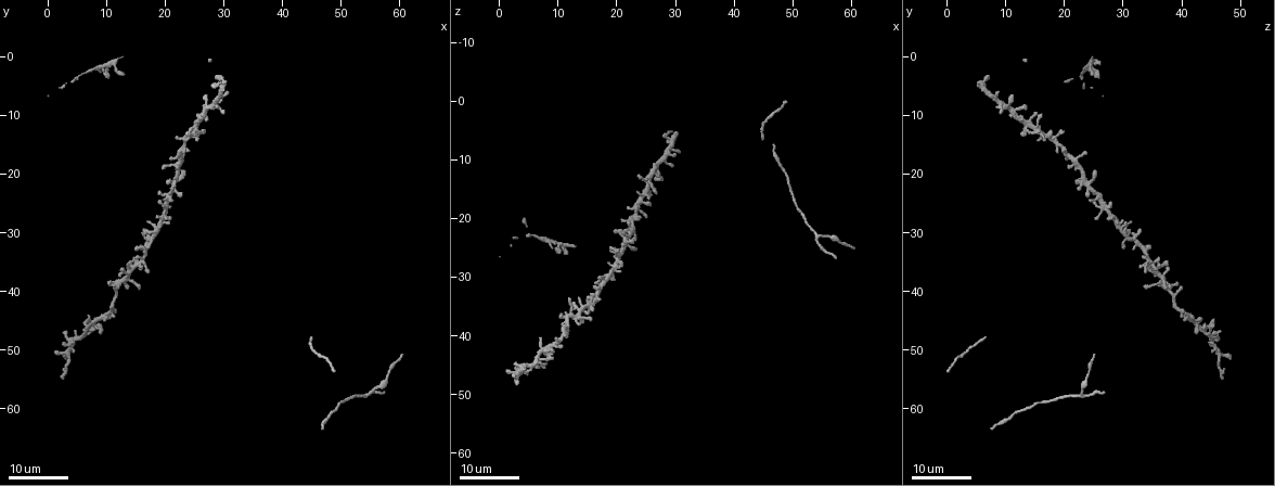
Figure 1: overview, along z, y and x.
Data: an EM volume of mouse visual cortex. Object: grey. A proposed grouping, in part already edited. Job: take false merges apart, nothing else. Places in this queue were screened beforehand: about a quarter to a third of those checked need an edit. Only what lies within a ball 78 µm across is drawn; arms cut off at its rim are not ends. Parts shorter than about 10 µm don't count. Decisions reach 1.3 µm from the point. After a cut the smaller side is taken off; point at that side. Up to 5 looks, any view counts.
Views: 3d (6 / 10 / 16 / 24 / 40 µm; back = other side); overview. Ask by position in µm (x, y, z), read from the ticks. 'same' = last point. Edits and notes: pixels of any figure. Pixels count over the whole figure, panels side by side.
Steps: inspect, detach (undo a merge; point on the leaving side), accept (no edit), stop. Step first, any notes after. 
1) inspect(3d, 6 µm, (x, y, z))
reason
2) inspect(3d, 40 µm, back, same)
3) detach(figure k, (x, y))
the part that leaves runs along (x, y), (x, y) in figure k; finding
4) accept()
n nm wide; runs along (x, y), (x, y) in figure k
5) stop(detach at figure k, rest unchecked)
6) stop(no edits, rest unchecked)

inspect(3d, 16 µm, (23.5, 15.0, 19.0))
three-way junction

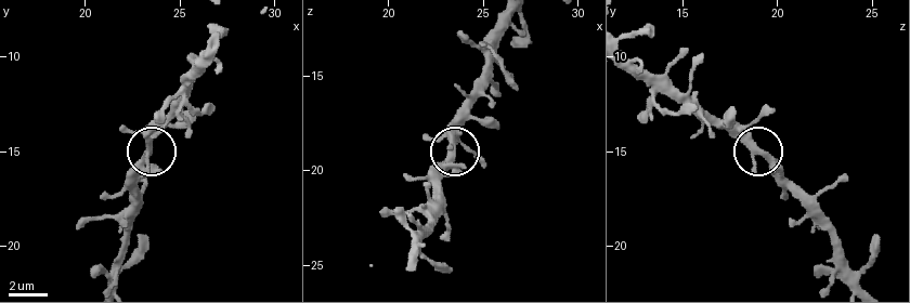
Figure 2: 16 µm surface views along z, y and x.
inspect(3d, 10 µm, (23.3, 15.1, 19.1))
zoom in

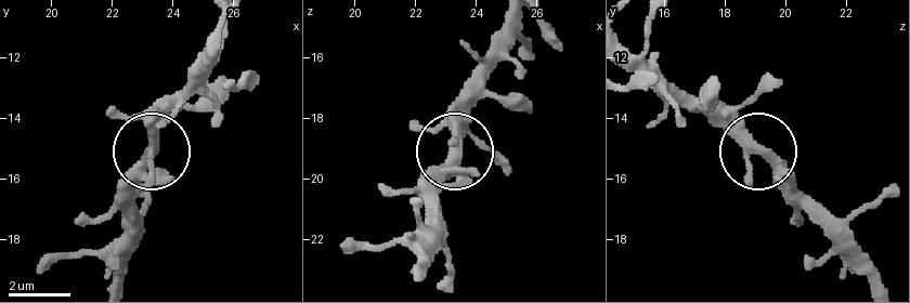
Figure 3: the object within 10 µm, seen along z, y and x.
accept()
300 nm wide; runs along (113, 282), (120, 189), (148, 152), (156, 100) in figure 3; one neuron here

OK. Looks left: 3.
inspect(3d, 24 µm, (16.0, 34.5, 34.5))
four arms meet

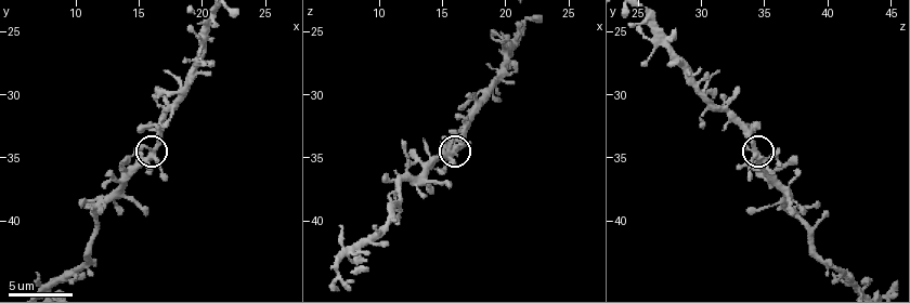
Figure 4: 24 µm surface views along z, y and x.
inspect(3d, 6 µm, (16.2, 34.4, 34.0))

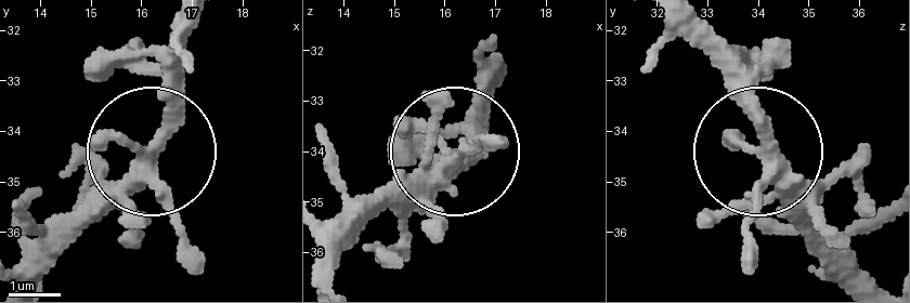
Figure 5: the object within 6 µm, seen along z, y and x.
accept()
280 nm wide; runs along (763, 146), (754, 272) in figure 5; all the same neuron

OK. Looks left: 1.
inspect(3d, 6 µm, (11.6, 39.0, 36.8))
thick turns thin

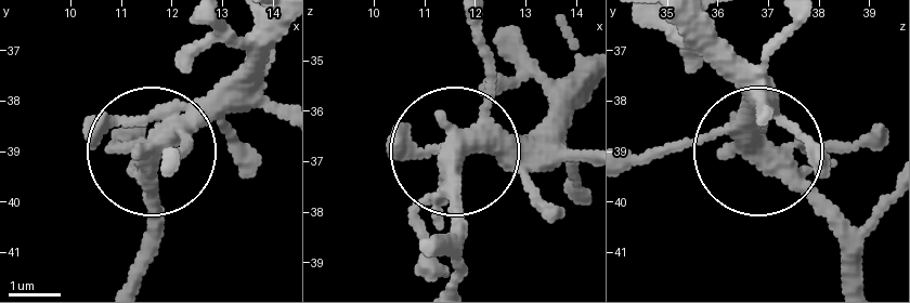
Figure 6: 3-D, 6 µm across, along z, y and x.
accept()
runs along (580, 83), (528, 131), (455, 148), (451, 247) in figure 6; one neuron here

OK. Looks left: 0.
stop(no edits, rest unchecked)

